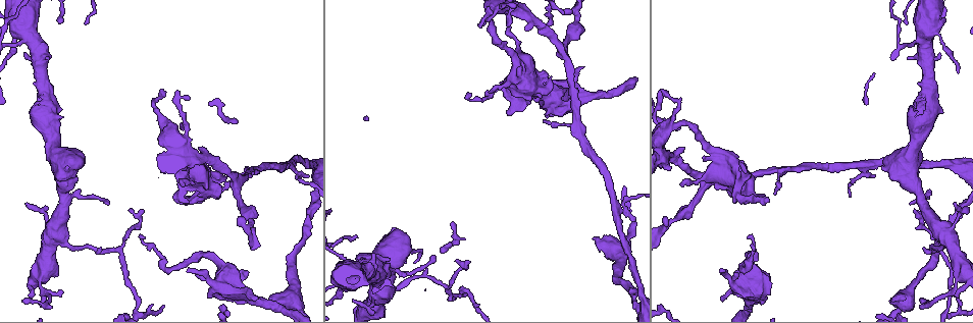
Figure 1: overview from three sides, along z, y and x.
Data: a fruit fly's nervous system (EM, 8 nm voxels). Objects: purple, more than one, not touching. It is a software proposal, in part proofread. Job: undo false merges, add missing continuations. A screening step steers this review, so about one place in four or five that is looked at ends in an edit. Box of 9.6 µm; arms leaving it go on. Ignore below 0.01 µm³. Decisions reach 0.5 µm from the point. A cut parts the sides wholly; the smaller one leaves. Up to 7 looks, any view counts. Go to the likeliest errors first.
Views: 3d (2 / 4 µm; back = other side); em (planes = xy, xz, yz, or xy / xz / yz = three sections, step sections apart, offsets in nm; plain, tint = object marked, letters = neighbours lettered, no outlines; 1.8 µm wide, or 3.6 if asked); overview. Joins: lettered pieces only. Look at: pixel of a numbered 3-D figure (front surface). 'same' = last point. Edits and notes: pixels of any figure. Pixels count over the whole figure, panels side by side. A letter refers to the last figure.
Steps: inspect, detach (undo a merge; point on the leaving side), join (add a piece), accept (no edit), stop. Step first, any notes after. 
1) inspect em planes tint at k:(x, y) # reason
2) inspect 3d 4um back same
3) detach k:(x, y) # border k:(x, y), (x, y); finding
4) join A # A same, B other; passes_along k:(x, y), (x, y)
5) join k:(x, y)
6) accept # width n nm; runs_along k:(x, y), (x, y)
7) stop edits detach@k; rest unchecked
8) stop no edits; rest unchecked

inspect 3d 2um at 1:(510, 114) # branch stops here

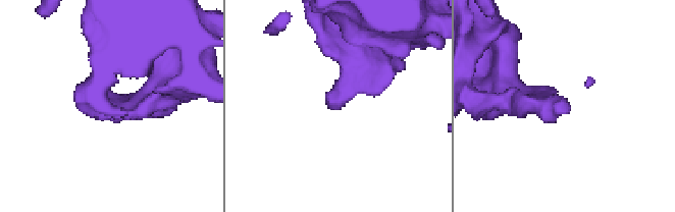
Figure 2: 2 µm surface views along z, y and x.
inspect em planes letters at 2:(329, 107)

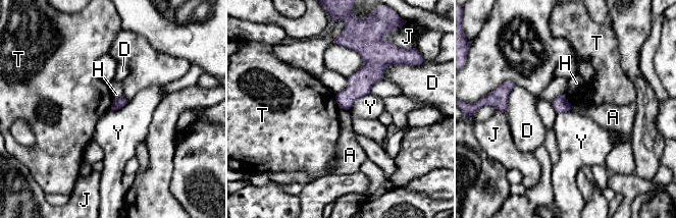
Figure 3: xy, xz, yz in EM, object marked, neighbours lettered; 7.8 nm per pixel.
accept # A other, D other, H other, J other, T other, Y other; border 3:(340, 108), (347, 110); none of them fits

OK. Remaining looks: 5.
inspect 3d 4um at 1:(252, 301) # thick turns thin

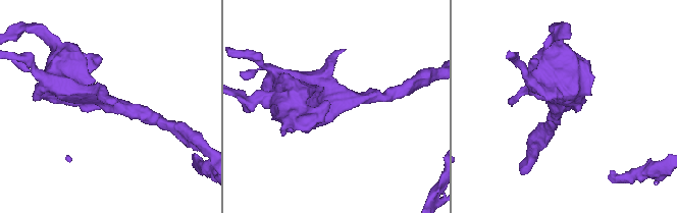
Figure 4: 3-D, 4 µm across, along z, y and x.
inspect em 3.6um planes letters at 4:(334, 103) # arm_widths 220, 700 nm; shape alone is not enough

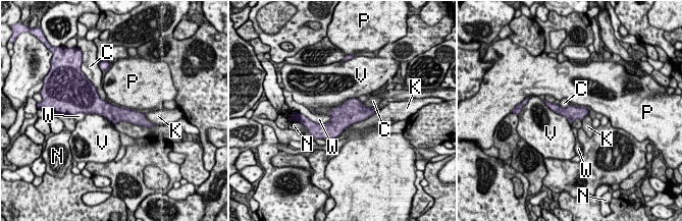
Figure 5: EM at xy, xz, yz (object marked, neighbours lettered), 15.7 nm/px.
accept # C other, K other, N other, P other, V other, W other; all the same neuron

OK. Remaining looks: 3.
inspect em planes letters at 1:(922, 303) # branch stops here

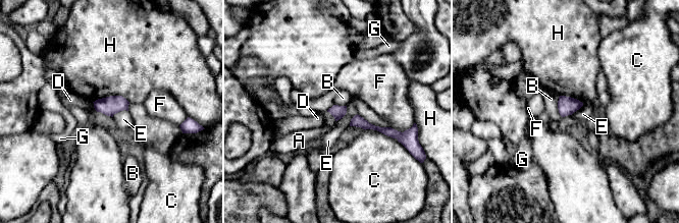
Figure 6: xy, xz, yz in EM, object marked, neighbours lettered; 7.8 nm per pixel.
accept # A other, B other, C other, D other, E other, F other, G other, H other; border 6:(347, 106), (347, 112), (336, 121); none of them fits

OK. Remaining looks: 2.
stop no edits; rest unchecked

